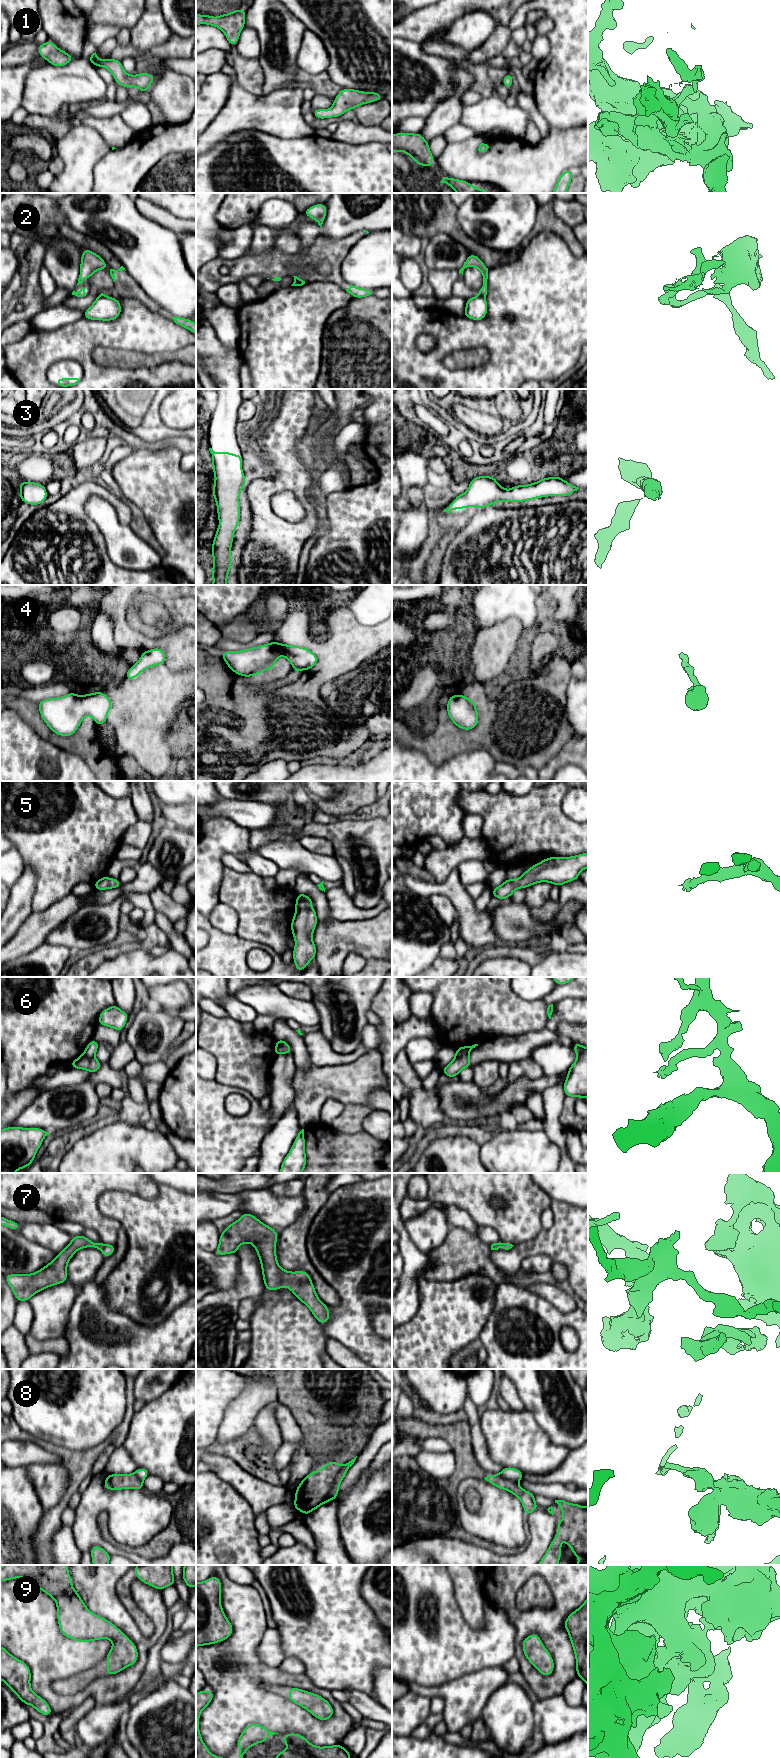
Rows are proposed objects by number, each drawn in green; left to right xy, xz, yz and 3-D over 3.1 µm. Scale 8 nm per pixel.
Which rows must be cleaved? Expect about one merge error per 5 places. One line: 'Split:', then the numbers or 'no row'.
Split: 2, 6, 8

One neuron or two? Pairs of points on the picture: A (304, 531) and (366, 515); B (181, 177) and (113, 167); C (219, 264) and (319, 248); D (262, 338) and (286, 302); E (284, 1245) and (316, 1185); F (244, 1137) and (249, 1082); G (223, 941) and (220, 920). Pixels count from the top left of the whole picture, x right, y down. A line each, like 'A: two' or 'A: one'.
A: two
B: two
C: one
D: one
E: one
F: two
G: two

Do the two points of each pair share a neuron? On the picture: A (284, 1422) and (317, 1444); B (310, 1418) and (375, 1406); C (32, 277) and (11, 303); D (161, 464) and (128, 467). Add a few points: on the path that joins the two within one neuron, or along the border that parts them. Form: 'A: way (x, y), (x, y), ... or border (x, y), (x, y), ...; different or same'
A: border (292, 1414), (306, 1440); different
B: way (327, 1434), (334, 1438), (346, 1438), (361, 1423); same
C: way (26, 283), (13, 297); same
D: way (153, 467), (136, 467); same

